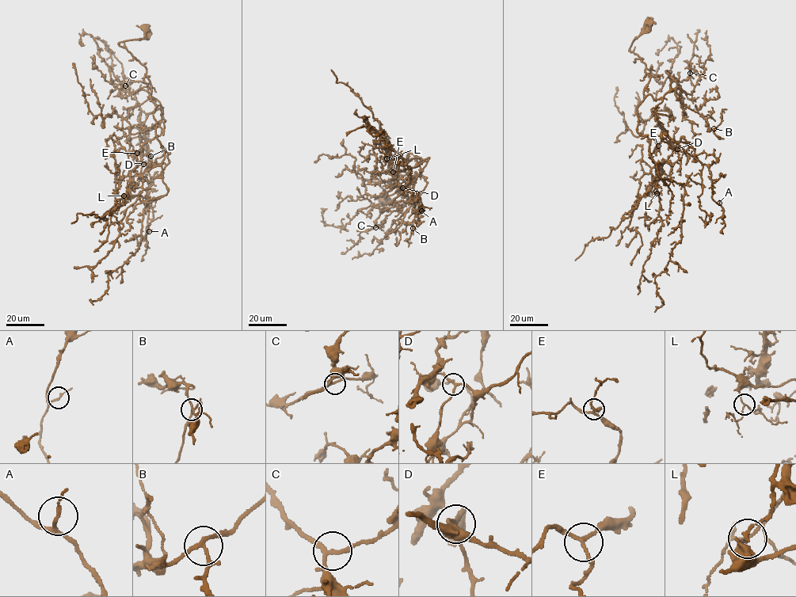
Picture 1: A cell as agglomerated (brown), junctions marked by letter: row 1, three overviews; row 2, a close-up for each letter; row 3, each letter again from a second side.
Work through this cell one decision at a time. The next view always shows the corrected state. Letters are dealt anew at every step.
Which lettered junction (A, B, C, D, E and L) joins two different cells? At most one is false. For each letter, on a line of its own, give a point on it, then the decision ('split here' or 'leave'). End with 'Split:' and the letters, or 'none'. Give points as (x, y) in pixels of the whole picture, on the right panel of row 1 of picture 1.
A: at (719, 203); leave
B: at (714, 128); leave
C: at (690, 73); leave
D: at (677, 149); leave
E: at (658, 146); leave
L: at (656, 193); split here
Split: L

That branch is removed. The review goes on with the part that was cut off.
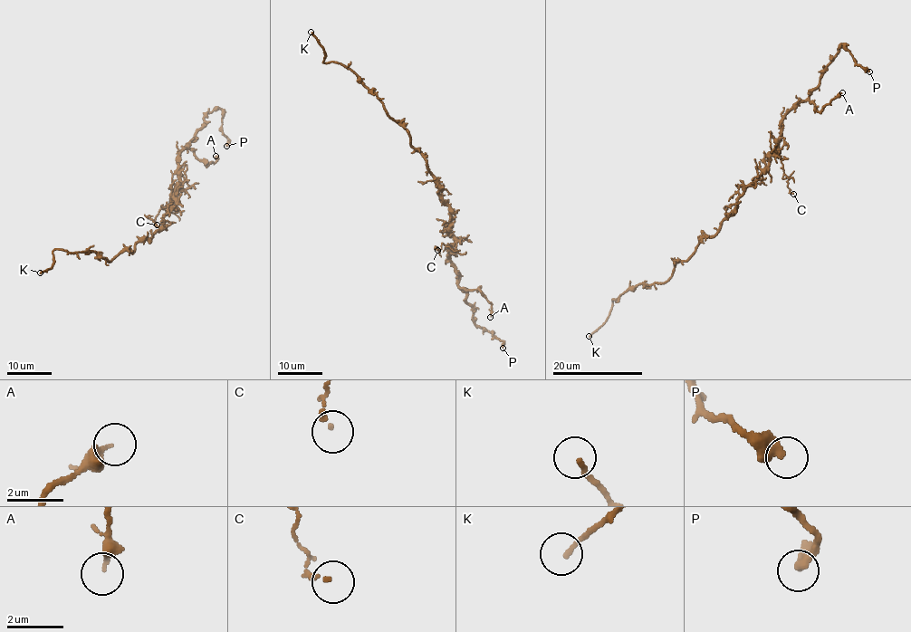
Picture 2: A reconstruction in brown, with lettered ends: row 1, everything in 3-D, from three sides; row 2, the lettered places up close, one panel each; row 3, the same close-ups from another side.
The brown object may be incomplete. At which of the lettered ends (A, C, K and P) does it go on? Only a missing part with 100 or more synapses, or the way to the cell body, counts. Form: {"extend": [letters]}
{"extend": ["K"]}

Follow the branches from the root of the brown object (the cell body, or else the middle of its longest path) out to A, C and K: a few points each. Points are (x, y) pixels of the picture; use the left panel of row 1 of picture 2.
A: (164, 216), (176, 205), (174, 192), (180, 186), (178, 154), (187, 145), (206, 165), (216, 160), (215, 156)
C: (164, 216), (175, 208), (174, 192), (178, 184), (168, 205), (156, 215), (157, 225)
K: (164, 216), (131, 253), (110, 262), (89, 250), (54, 249), (52, 266), (40, 272)

